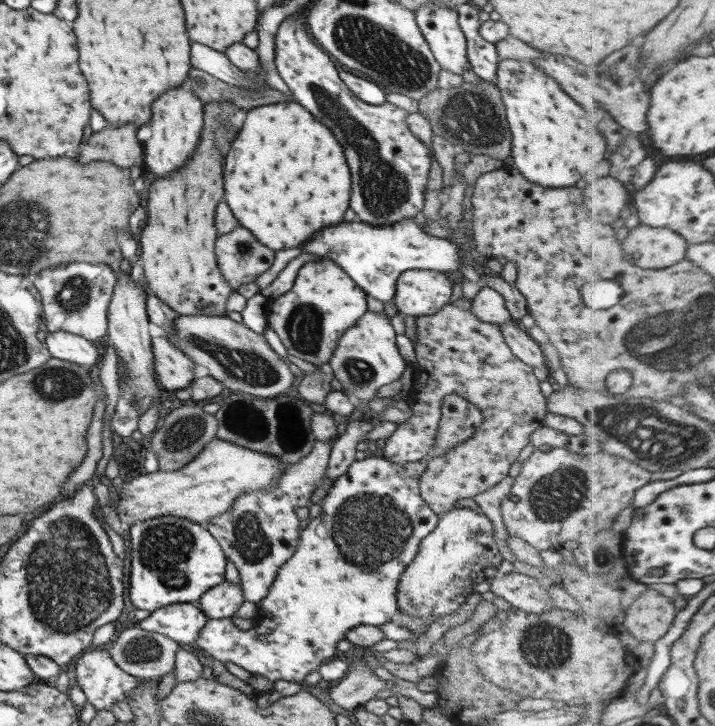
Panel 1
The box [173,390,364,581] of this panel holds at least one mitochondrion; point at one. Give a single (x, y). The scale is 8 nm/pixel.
(246, 422)

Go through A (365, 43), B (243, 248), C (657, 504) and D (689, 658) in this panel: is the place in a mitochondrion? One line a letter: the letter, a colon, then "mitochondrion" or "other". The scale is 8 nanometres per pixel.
A: mitochondrion
B: mitochondrion
C: other
D: other

